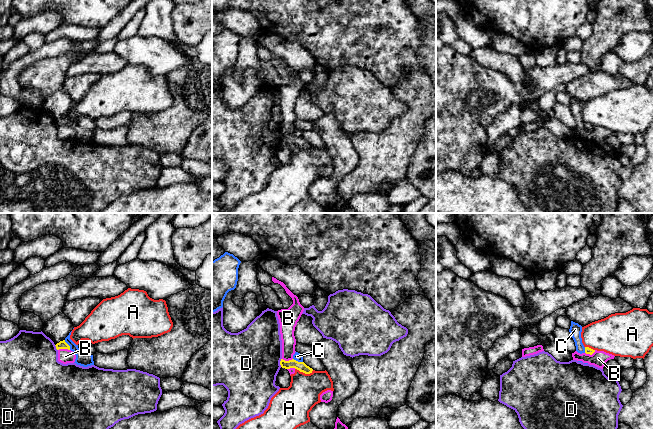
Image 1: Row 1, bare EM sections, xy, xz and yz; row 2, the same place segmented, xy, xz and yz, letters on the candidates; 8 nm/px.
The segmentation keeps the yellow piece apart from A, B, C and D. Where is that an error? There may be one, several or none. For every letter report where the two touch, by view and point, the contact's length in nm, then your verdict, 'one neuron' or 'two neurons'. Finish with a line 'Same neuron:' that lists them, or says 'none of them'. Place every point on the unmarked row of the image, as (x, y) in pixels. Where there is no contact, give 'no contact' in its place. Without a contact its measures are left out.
A: xz (304, 148) | 150 nm | two neurons
B: xy (63, 124) | 100 nm | two neurons
C: xy (68, 121) | 90 nm | two neurons
D: xz (280, 138) | 70 nm | two neurons
Same neuron: none of them

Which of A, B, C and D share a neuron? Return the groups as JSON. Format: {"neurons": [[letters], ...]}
{"neurons": [["A"], ["B"], ["C"], ["D"]]}

